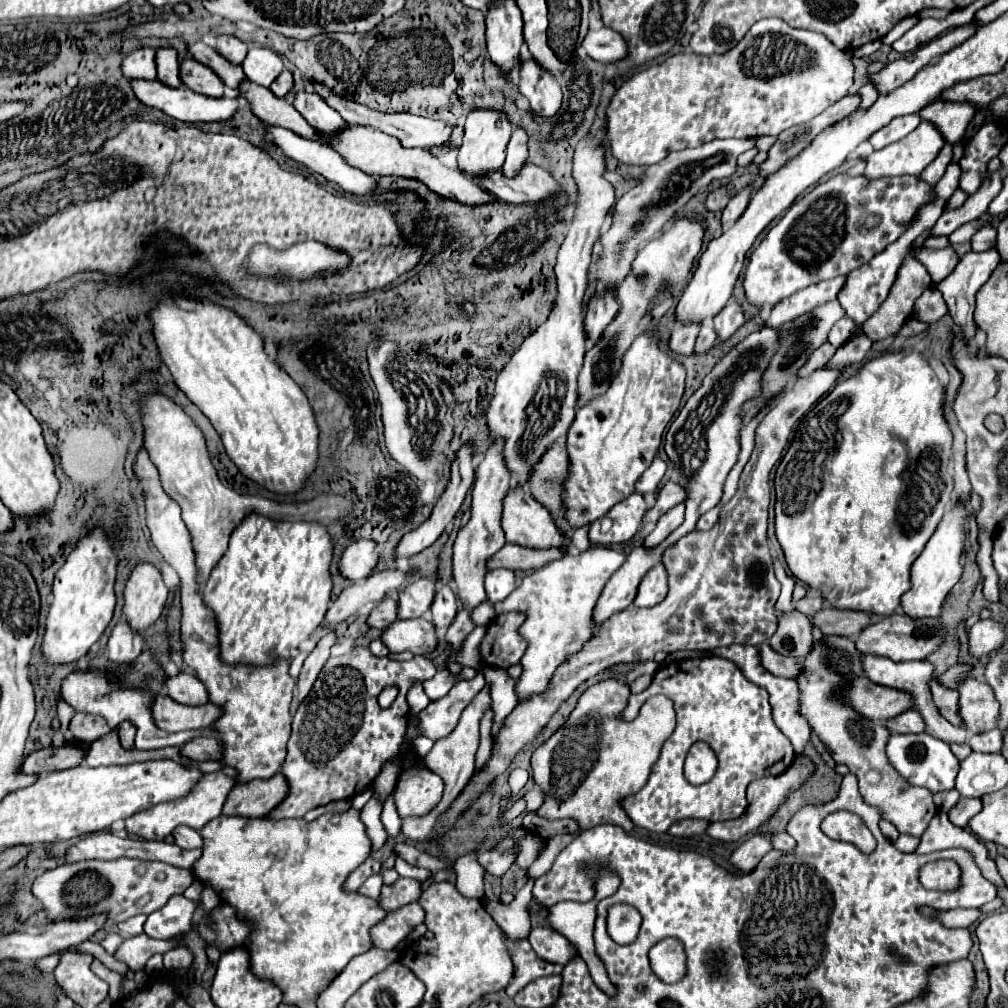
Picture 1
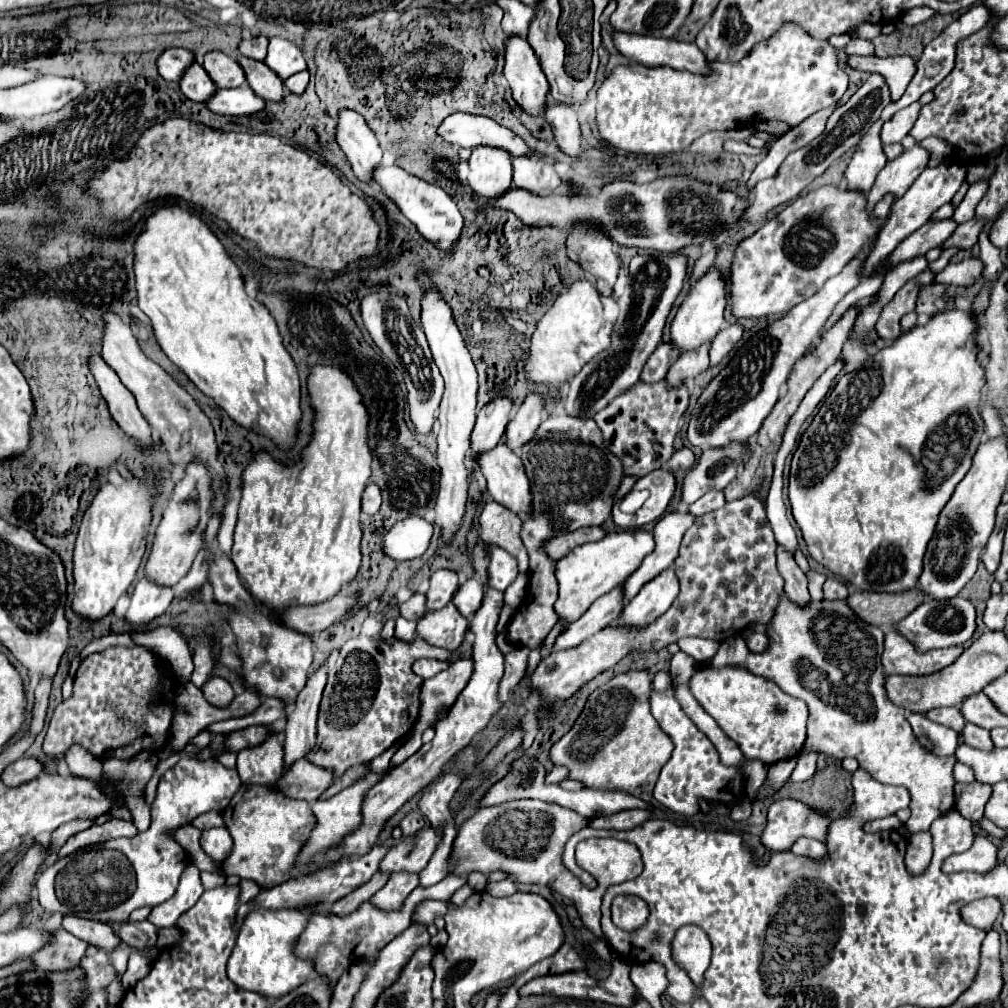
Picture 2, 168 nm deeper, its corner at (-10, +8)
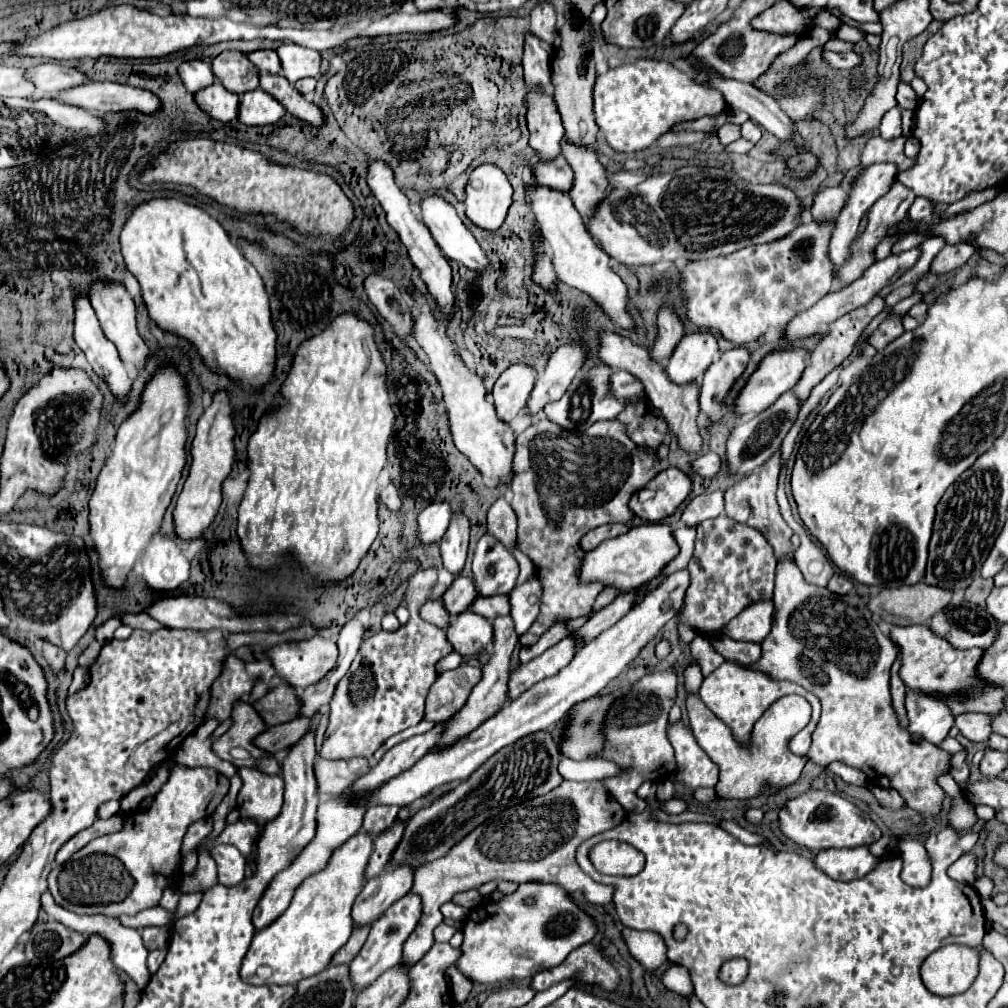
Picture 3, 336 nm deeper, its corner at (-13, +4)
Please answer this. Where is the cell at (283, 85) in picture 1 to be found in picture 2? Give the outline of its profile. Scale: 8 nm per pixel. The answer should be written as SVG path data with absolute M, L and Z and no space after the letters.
M301 71L301 73L291 75L291 77L285 81L285 87L287 87L291 93L301 95L301 93L305 91L307 83L309 83L309 73L307 73L307 71Z

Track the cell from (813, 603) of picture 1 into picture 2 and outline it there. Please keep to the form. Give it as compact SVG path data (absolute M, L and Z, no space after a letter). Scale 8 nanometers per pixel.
M827 577L825 585L823 585L823 593L825 599L847 599L847 585L843 581L839 581L837 577Z

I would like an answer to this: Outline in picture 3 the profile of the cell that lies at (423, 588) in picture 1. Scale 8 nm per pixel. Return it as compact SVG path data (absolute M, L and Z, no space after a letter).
M456 577L442 595L442 603L450 615L466 611L474 599L476 599L476 589L472 585L472 579L468 577Z

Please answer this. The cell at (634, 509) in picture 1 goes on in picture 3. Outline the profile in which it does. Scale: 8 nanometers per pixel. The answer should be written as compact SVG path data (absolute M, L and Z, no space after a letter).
M674 467L664 469L648 483L648 487L656 491L654 499L640 503L638 497L634 495L628 503L628 507L638 519L642 519L646 523L658 523L678 509L678 505L688 497L690 485L692 483L690 483L688 475L682 473L680 469L674 469Z

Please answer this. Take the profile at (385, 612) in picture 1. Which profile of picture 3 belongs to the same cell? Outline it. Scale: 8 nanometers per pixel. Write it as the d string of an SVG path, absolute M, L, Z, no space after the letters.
M428 601L424 603L424 607L420 607L420 617L440 629L448 627L448 621L450 621L450 615L448 611L444 609L442 601Z

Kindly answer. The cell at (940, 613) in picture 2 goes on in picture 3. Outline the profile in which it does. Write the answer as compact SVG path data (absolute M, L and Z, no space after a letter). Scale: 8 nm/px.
M966 599L960 605L948 605L944 611L938 611L930 619L928 627L958 649L986 649L998 633L998 623L992 615Z

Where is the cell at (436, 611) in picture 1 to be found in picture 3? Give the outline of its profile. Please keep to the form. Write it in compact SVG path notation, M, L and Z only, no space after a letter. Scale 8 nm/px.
M478 595L476 603L472 603L470 607L474 613L486 617L486 619L496 619L500 615L508 615L510 613L510 603L508 603L508 595Z

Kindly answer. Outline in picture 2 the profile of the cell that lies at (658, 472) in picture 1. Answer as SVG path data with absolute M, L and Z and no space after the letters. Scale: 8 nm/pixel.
M683 447L683 449L679 449L679 451L673 453L673 457L669 459L667 467L669 467L669 471L681 471L681 469L689 471L695 465L695 459L697 459L695 453L691 449Z

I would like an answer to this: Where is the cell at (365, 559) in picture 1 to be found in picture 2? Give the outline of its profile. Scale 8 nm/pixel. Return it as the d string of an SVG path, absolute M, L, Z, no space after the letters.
M407 517L395 523L393 529L385 535L383 553L397 561L421 557L429 547L431 535L433 535L433 523L421 517Z

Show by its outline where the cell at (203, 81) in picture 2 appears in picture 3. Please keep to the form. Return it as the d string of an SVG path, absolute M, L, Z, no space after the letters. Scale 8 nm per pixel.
M212 83L212 87L204 87L200 95L194 95L194 101L210 117L220 121L234 121L240 97L236 93L226 91L220 83Z

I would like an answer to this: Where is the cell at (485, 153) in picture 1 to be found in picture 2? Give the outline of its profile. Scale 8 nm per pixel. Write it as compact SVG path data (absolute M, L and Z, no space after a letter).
M479 147L469 159L469 189L477 205L487 207L511 189L511 159L505 151Z

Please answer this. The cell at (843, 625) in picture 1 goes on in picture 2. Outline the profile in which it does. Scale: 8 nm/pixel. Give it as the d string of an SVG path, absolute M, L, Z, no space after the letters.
M909 589L901 593L857 591L847 597L847 603L853 607L853 611L857 611L861 619L877 627L895 627L923 601L925 593L921 589Z

